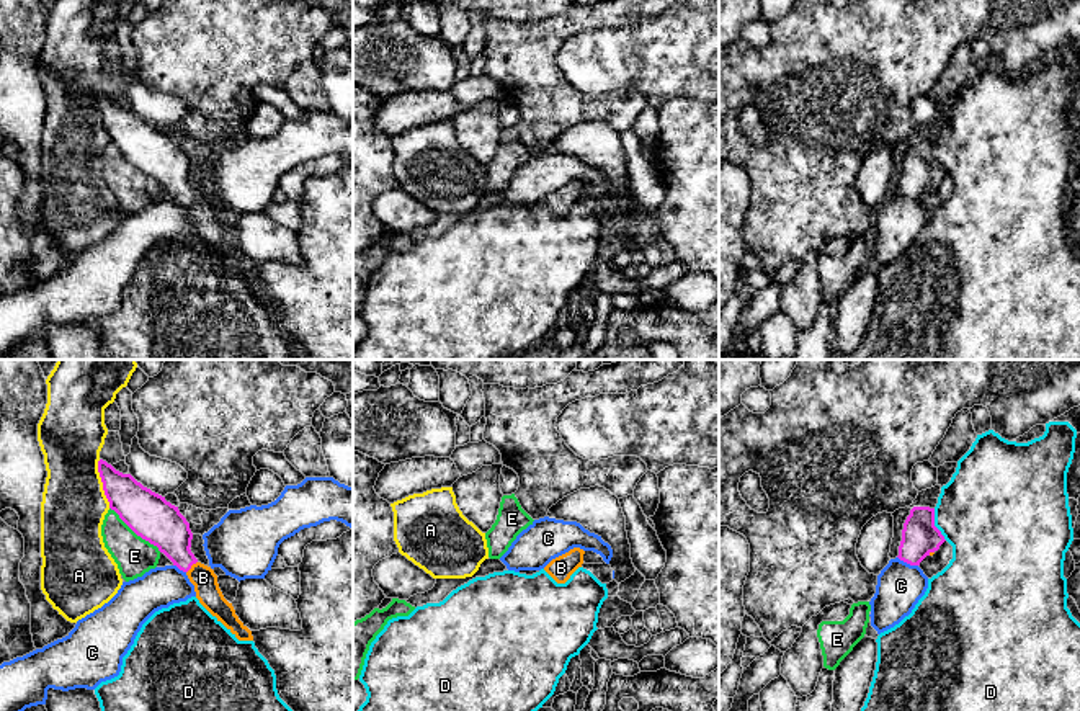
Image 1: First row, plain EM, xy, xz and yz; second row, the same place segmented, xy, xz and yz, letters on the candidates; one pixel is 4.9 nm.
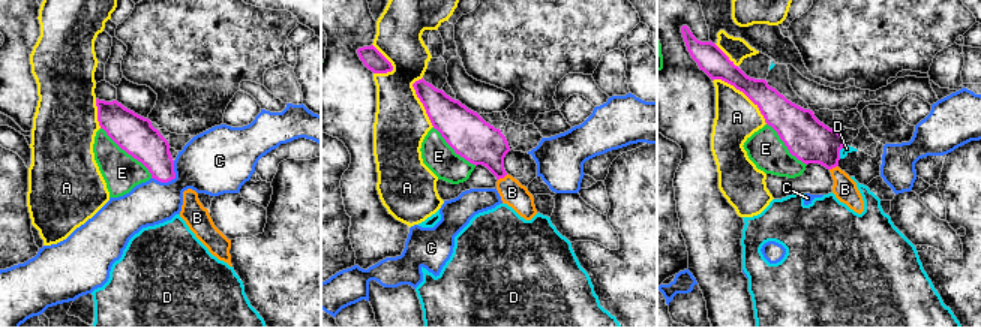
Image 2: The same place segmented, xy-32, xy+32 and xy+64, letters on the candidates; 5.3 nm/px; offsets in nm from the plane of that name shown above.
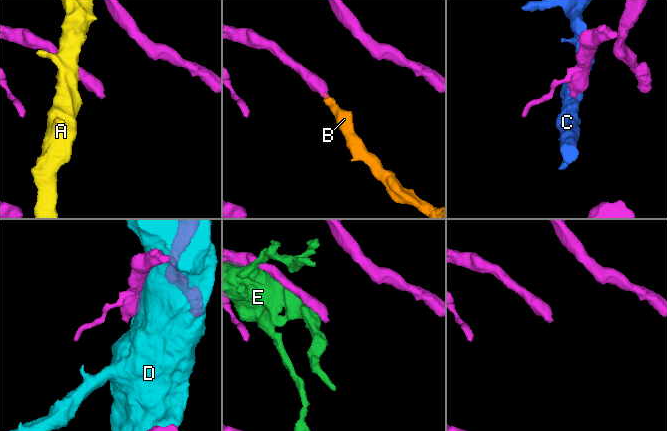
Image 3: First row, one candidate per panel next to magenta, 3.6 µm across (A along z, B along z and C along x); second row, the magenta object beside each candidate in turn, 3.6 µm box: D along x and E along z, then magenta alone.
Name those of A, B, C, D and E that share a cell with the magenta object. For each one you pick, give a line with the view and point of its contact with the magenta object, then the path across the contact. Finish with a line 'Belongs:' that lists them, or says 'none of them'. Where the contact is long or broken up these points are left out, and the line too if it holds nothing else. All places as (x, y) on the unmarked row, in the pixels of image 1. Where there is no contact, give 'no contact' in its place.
B: xy (190, 201) | across xy (162, 159), (190, 201), (203, 211)
Belongs: B

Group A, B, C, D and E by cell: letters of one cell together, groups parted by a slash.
A / B / C / D / E

